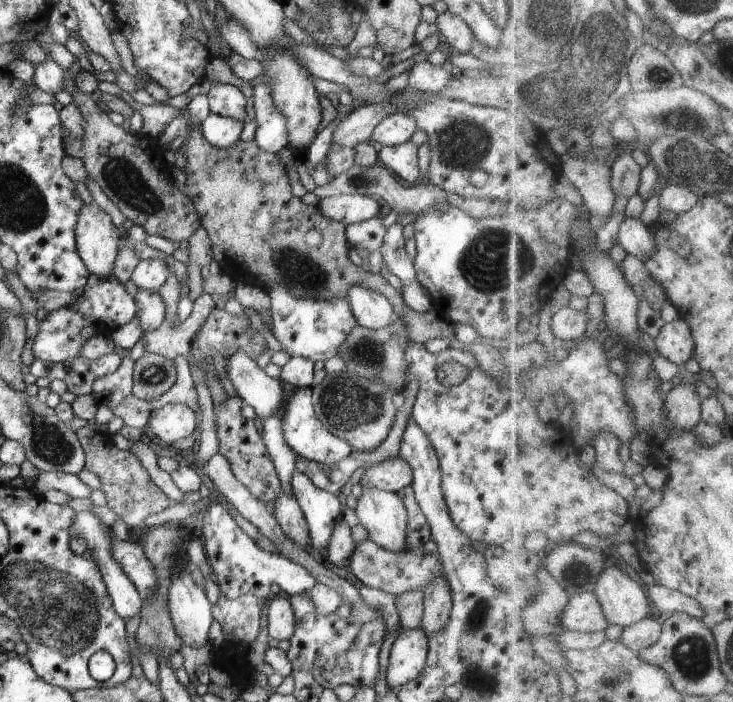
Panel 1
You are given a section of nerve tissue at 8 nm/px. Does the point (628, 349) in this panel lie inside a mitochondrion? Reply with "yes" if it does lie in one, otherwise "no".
no

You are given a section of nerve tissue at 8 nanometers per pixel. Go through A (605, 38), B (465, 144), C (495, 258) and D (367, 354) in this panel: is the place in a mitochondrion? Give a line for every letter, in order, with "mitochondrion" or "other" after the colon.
A: mitochondrion
B: mitochondrion
C: mitochondrion
D: mitochondrion

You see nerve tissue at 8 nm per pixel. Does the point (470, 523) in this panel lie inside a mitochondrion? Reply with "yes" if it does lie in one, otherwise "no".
no

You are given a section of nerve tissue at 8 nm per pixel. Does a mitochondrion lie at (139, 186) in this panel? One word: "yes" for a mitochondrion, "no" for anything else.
yes

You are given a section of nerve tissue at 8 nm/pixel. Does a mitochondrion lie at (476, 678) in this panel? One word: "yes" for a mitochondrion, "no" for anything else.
yes

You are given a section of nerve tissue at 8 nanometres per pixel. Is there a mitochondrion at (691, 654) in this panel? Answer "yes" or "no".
yes

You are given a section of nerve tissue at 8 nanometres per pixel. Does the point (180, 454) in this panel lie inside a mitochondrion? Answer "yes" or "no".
no

